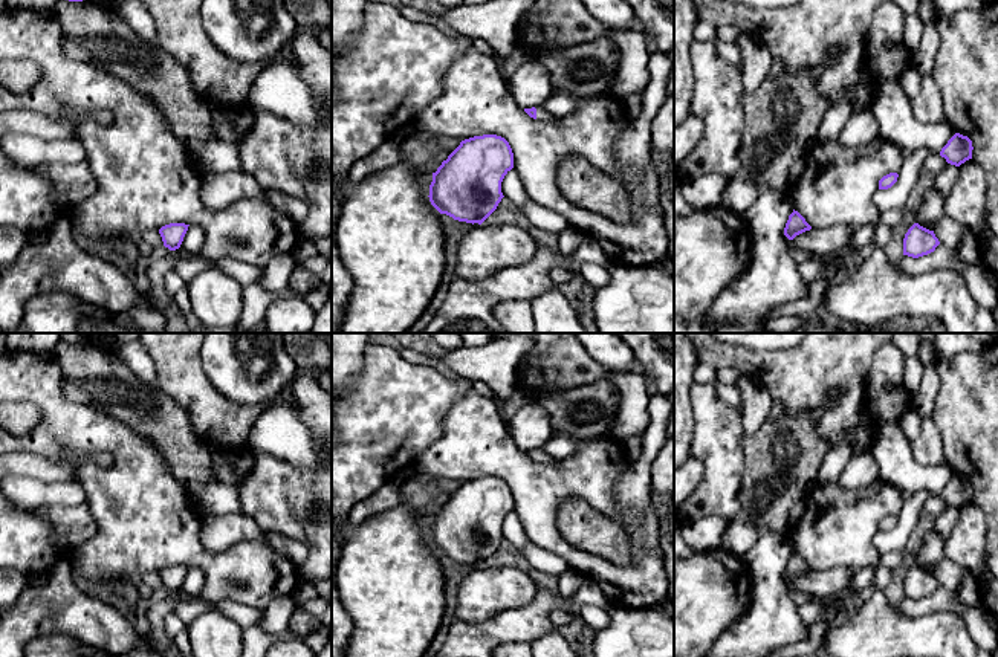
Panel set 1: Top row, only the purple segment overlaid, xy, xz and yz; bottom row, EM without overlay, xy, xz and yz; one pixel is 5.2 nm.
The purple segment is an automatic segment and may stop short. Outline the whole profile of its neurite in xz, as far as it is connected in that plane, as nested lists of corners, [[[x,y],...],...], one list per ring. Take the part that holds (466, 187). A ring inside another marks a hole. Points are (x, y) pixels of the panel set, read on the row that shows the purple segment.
[[[504,138],[465,139],[433,173],[429,202],[454,220],[481,225],[504,197],[501,182],[512,168],[514,153]]]

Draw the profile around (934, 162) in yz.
[[[929,153],[925,159],[923,170],[931,174],[940,173],[948,165],[946,159],[940,153]]]

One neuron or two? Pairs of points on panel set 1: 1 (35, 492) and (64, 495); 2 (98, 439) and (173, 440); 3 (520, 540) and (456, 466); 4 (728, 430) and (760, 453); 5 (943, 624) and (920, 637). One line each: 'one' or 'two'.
1: one
2: two
3: two
4: two
5: one

